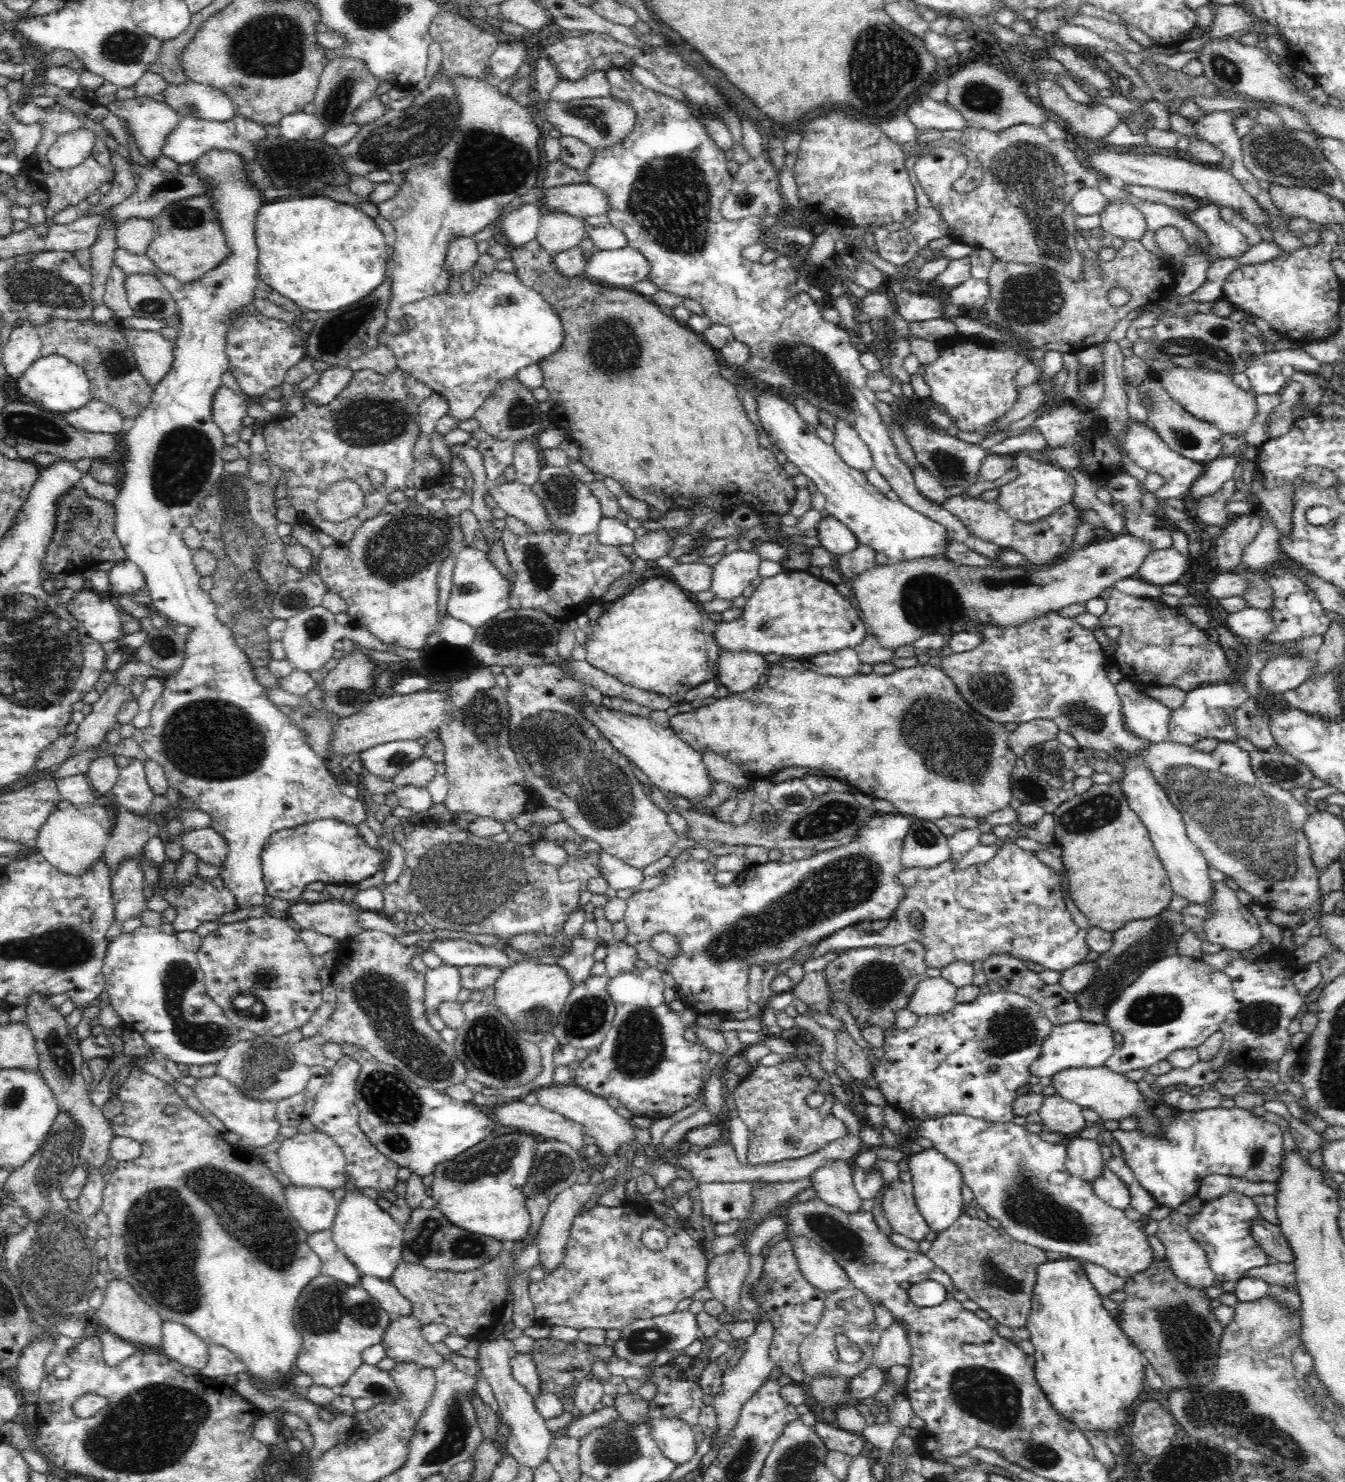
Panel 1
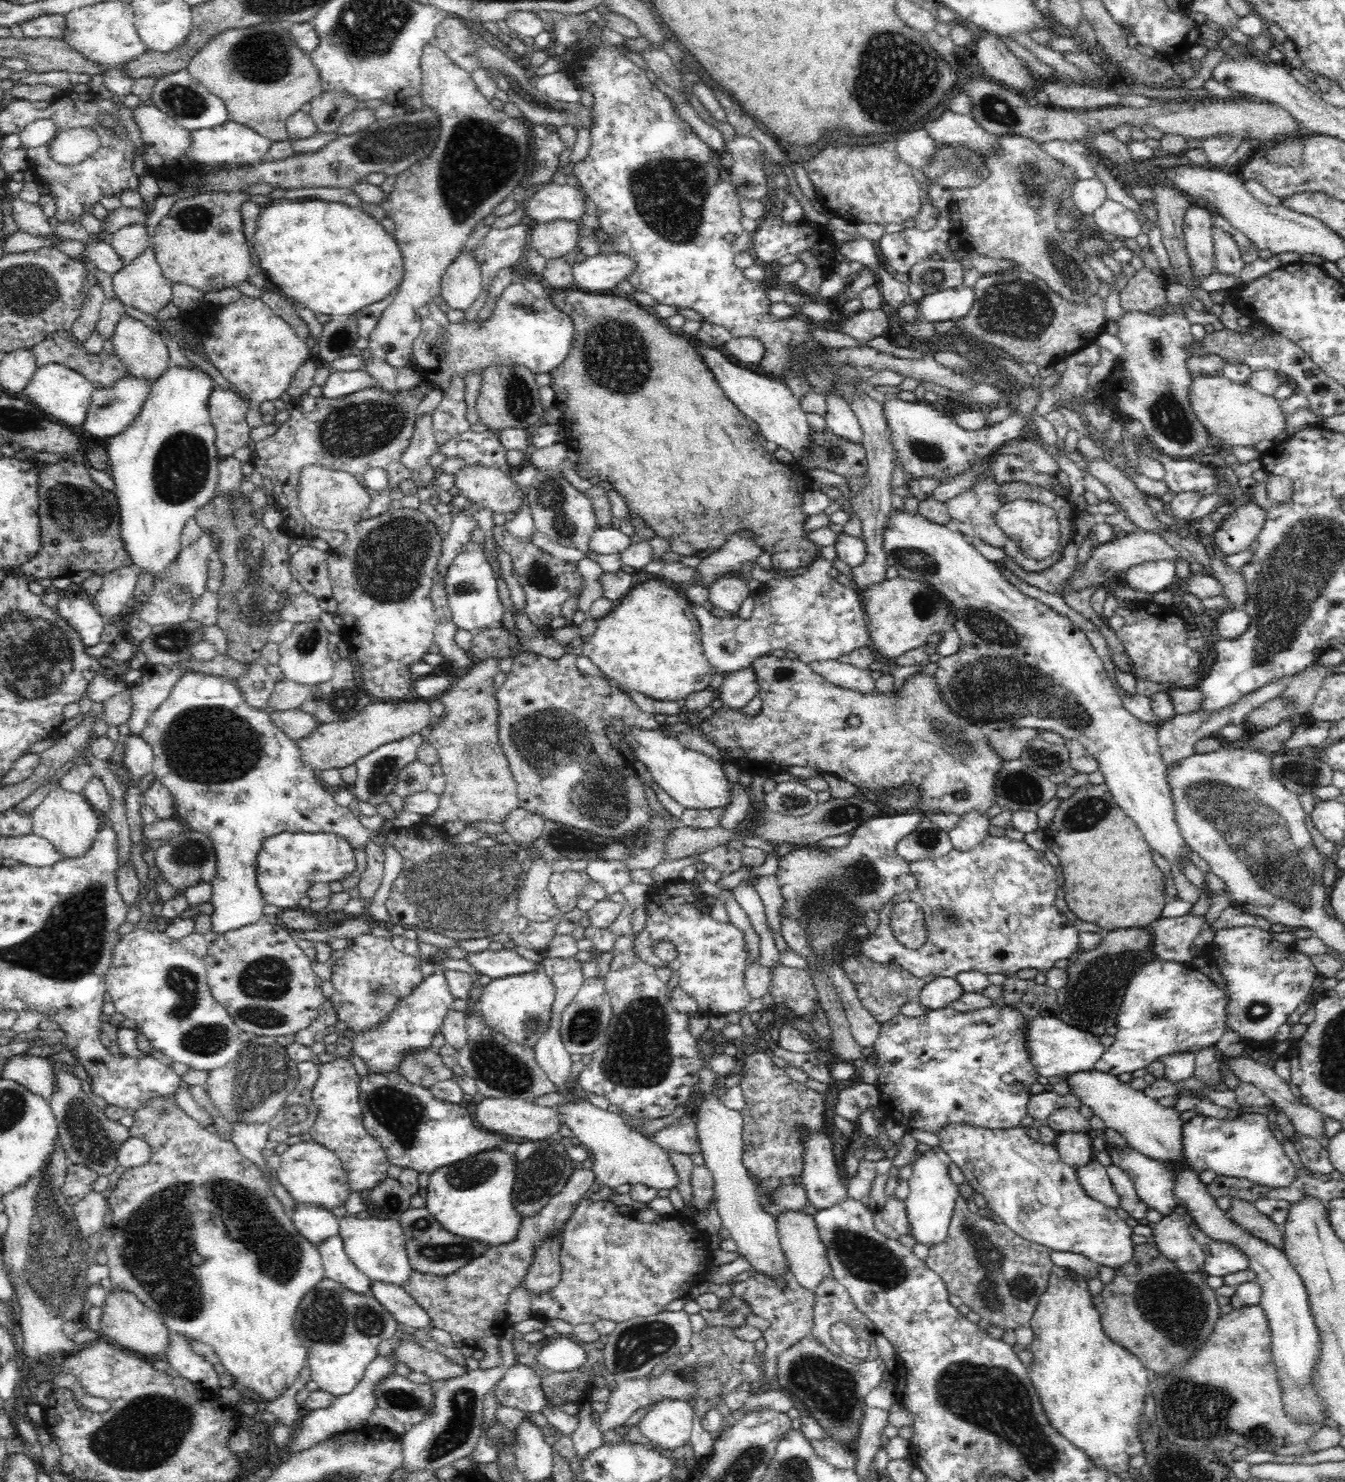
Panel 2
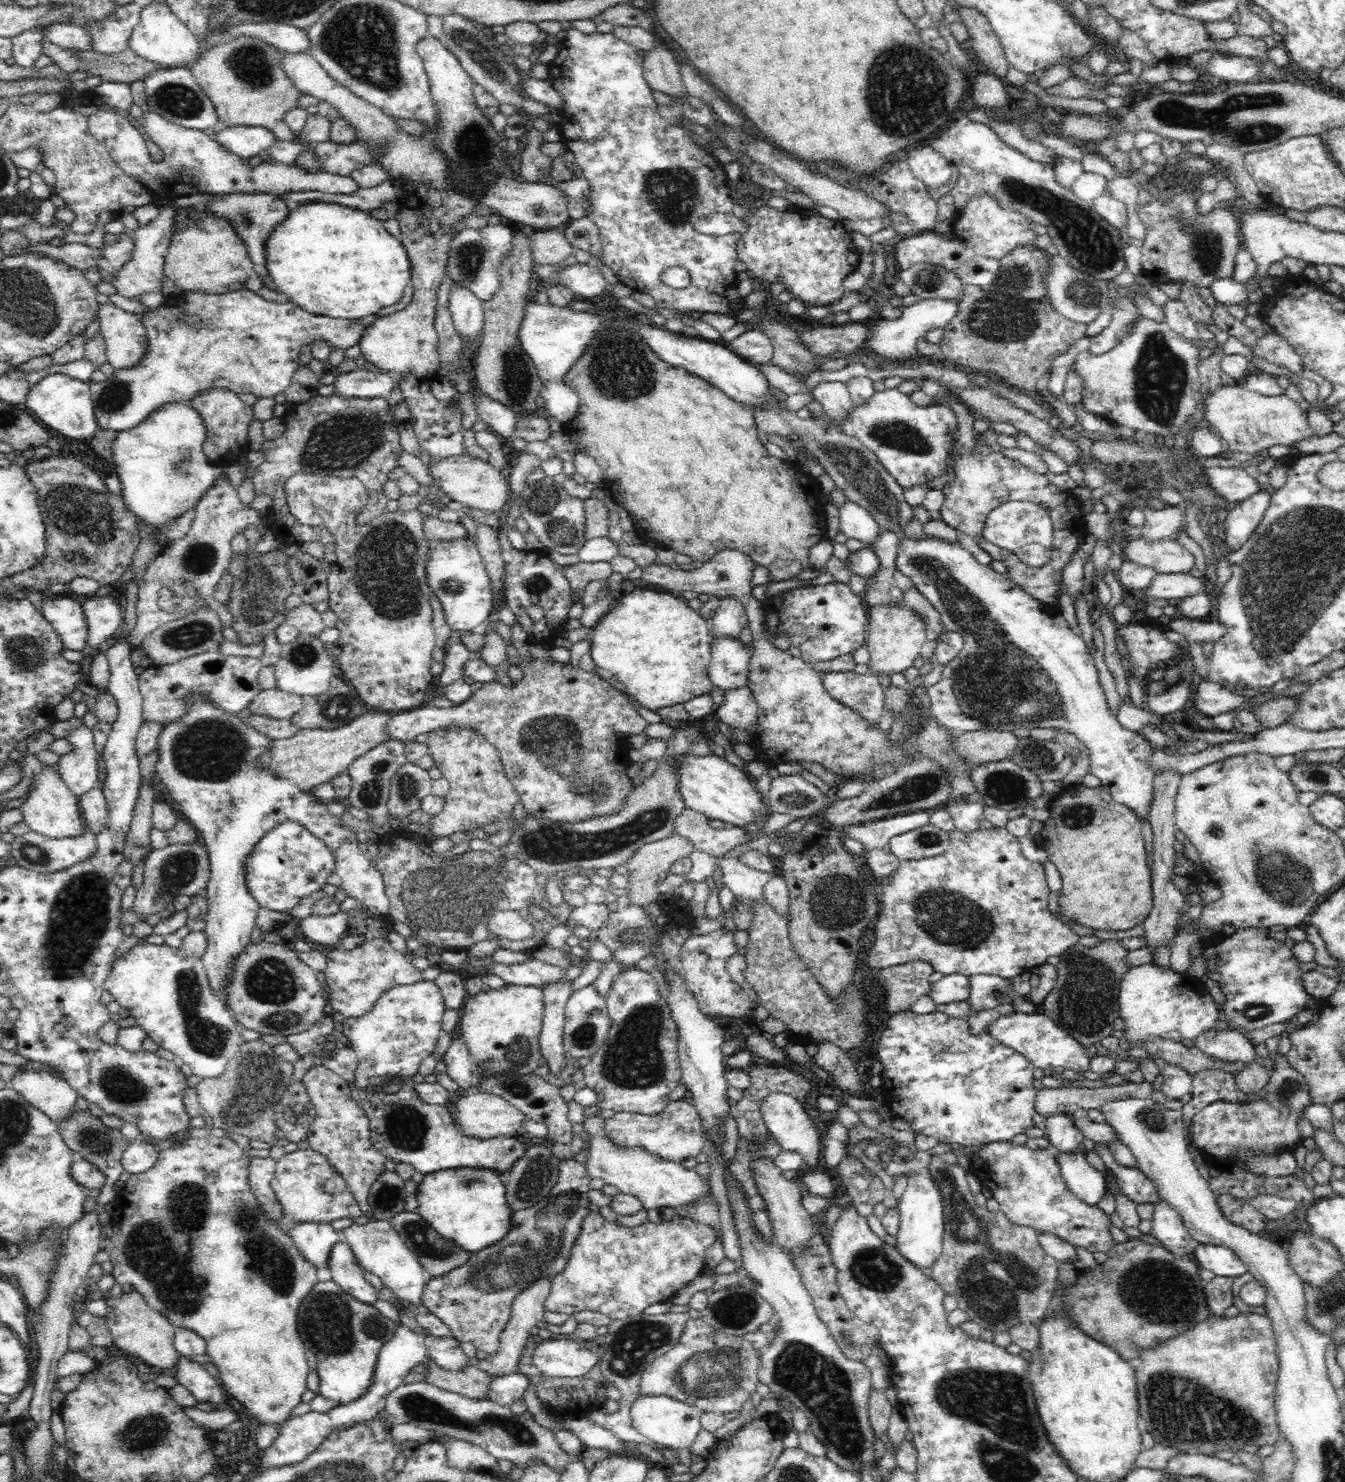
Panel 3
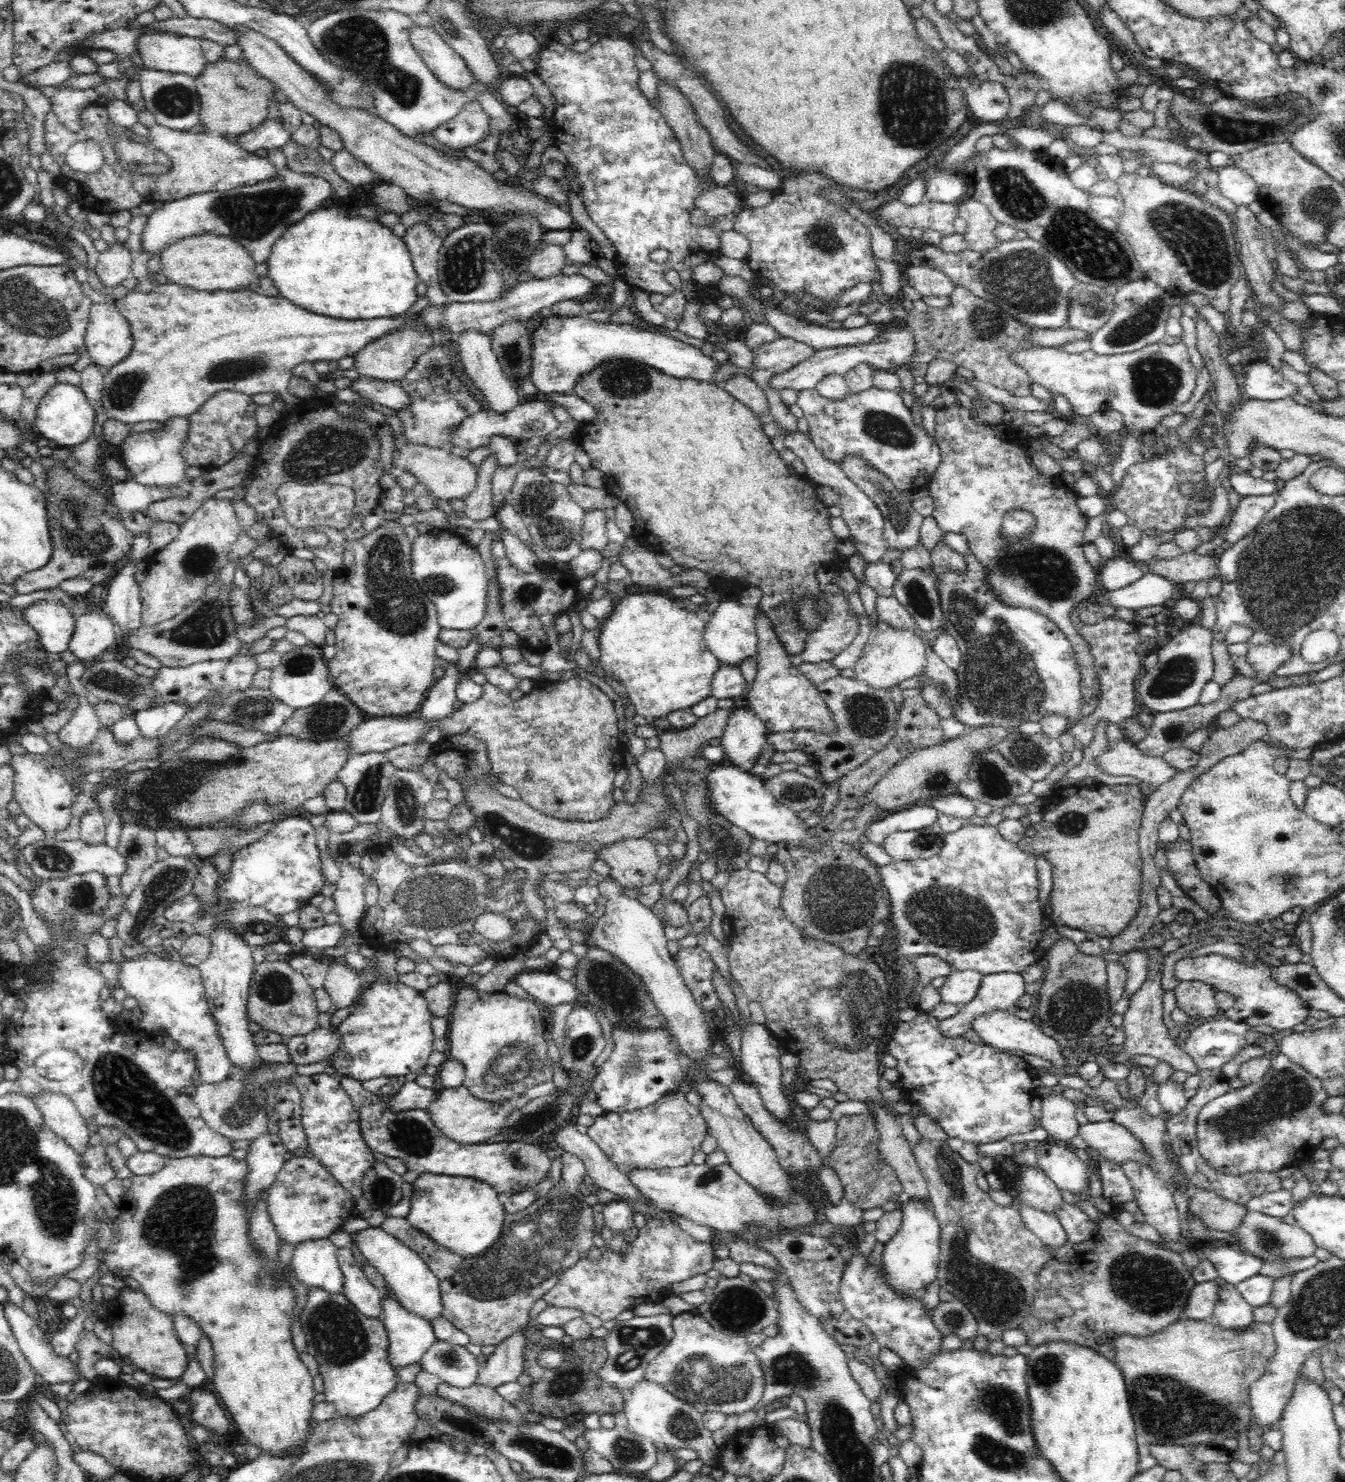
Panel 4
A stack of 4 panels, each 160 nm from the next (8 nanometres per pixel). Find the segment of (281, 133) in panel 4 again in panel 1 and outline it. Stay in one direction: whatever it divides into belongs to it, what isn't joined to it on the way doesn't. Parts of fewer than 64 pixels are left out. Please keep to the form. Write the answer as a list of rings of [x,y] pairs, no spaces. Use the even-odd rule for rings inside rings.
[[[186,115],[180,117],[176,123],[175,129],[167,136],[167,142],[164,144],[162,151],[164,156],[172,158],[178,164],[193,163],[199,159],[202,154],[206,154],[209,150],[218,149],[224,151],[232,151],[240,155],[247,161],[254,161],[256,156],[255,146],[266,138],[266,129],[264,125],[260,125],[254,121],[248,120],[246,117],[234,115],[231,119],[224,122],[211,121]]]

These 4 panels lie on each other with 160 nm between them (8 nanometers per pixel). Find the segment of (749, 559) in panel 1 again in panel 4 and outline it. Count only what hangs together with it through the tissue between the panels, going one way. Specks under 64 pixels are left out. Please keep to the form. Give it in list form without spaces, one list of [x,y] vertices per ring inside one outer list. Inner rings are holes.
[[[727,598],[720,600],[714,613],[706,617],[704,644],[714,654],[714,657],[721,661],[722,665],[734,666],[739,669],[744,660],[752,658],[756,661],[759,638],[754,622],[754,606],[744,606],[735,598]]]

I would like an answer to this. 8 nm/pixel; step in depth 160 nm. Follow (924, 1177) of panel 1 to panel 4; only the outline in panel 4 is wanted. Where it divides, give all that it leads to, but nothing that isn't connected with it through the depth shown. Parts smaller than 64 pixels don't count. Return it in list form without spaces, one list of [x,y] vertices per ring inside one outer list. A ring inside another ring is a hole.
[[[910,1198],[907,1203],[901,1205],[901,1213],[901,1227],[892,1240],[885,1244],[880,1272],[896,1296],[920,1300],[924,1296],[926,1285],[937,1280],[940,1223],[937,1221],[931,1201]]]

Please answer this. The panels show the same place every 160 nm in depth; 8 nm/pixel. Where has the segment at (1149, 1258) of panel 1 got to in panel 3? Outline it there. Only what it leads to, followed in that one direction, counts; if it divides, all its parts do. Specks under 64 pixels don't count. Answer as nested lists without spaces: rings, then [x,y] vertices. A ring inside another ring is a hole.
[[[1011,1141],[990,1142],[969,1157],[970,1168],[968,1172],[976,1175],[985,1185],[986,1190],[992,1192],[992,1198],[999,1202],[1000,1210],[1018,1226],[1029,1226],[1037,1233],[1051,1232],[1064,1239],[1068,1244],[1089,1251],[1090,1254],[1108,1252],[1112,1246],[1119,1243],[1114,1241],[1110,1235],[1110,1229],[1108,1229],[1113,1226],[1110,1215],[1102,1211],[1098,1205],[1089,1205],[1080,1200],[1068,1190],[1068,1185],[1064,1184],[1064,1178],[1058,1169],[1058,1152],[1058,1149],[1051,1145],[1045,1150],[1032,1150],[1026,1144],[1016,1145]]]

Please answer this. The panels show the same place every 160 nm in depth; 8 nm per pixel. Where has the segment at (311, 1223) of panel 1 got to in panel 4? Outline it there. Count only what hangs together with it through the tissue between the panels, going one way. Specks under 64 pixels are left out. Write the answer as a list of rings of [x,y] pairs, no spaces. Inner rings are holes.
[[[328,1237],[298,1244],[293,1250],[291,1264],[297,1280],[306,1288],[318,1288],[327,1293],[344,1293],[337,1247]]]

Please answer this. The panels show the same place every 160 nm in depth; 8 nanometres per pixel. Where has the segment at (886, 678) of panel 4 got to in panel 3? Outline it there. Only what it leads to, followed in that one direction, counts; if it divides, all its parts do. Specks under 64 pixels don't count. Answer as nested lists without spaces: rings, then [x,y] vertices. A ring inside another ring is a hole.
[[[900,601],[895,605],[885,604],[877,607],[868,607],[866,646],[870,653],[870,674],[887,674],[904,672],[913,666],[920,656],[920,648],[926,642],[926,621],[918,617],[918,613]]]

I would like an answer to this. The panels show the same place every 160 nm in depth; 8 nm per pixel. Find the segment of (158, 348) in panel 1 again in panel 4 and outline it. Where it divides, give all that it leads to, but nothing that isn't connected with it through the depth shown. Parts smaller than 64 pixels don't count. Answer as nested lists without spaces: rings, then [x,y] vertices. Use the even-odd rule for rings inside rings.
[[[112,301],[93,303],[84,336],[85,350],[98,366],[114,366],[132,350],[128,320]]]

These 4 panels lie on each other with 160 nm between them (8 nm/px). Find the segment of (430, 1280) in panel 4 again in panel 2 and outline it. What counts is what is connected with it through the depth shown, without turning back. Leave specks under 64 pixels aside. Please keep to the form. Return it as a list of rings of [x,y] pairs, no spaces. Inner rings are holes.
[[[377,1213],[345,1216],[339,1220],[339,1235],[343,1240],[349,1261],[372,1282],[380,1281],[393,1285],[406,1285],[412,1268],[405,1247],[405,1236],[401,1222],[395,1218],[384,1218]]]

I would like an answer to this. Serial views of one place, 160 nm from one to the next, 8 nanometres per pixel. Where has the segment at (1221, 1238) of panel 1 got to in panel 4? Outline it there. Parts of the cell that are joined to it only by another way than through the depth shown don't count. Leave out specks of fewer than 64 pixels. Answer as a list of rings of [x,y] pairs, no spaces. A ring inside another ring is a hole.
[[[1211,1242],[1201,1249],[1202,1256],[1215,1266],[1222,1281],[1232,1285],[1258,1275],[1263,1262],[1242,1250],[1232,1249],[1232,1246],[1214,1247]]]

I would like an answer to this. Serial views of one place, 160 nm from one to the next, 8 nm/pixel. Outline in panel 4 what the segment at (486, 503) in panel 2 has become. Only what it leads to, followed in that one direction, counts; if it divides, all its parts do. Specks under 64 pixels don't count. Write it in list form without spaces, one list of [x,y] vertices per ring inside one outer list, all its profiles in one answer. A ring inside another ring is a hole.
[[[406,444],[396,448],[394,466],[412,473],[420,484],[426,486],[431,494],[442,500],[464,500],[476,488],[479,466],[470,464],[466,457],[454,455],[451,449],[430,447],[418,444]]]

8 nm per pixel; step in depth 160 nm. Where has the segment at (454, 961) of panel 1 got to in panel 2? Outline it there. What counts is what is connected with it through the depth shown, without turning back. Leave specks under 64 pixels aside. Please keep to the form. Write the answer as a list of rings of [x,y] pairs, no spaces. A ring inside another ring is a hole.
[[[487,949],[484,952],[468,953],[465,960],[480,975],[488,976],[490,979],[532,973],[540,968],[536,963],[507,949]]]

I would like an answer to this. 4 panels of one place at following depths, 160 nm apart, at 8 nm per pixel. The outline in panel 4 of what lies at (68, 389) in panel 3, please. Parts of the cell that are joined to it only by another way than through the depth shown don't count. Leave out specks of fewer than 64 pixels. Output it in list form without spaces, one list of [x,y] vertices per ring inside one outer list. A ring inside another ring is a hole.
[[[58,382],[52,386],[36,410],[36,428],[41,438],[48,439],[54,448],[72,448],[87,442],[96,425],[96,412],[88,401],[88,397],[81,390],[81,386],[74,386],[68,382]]]

